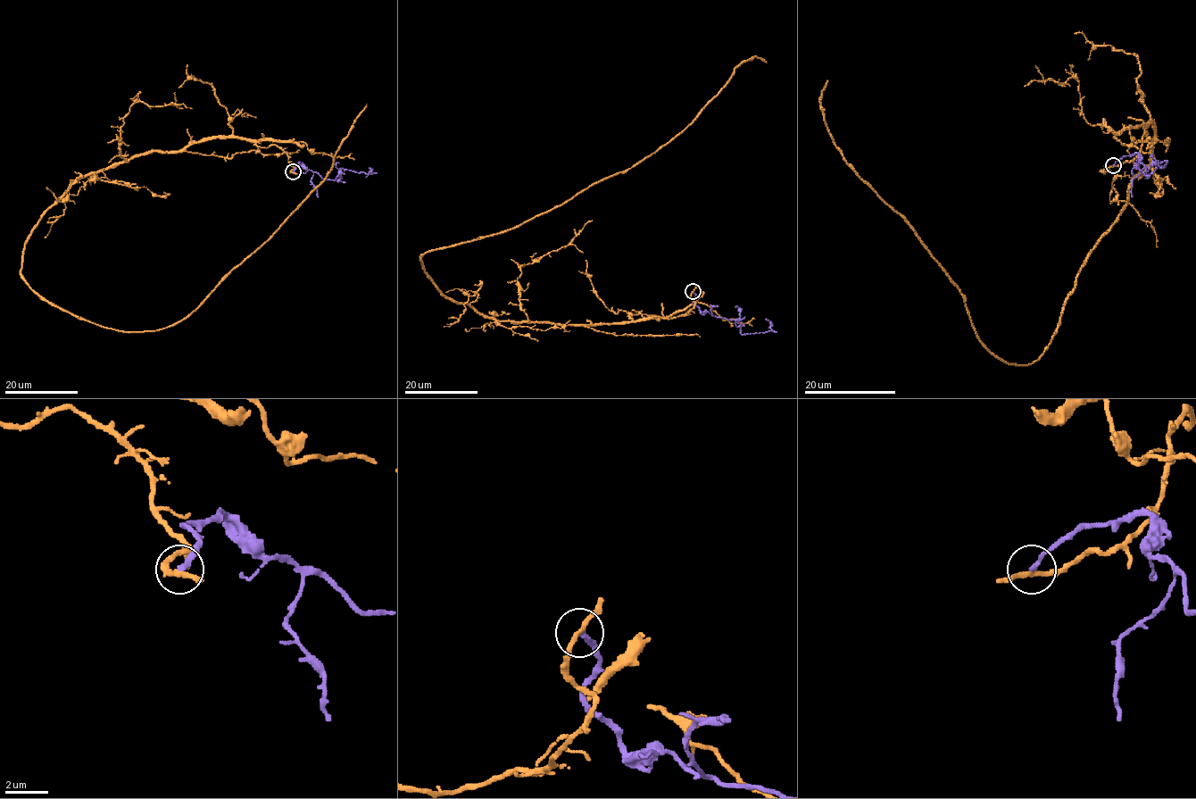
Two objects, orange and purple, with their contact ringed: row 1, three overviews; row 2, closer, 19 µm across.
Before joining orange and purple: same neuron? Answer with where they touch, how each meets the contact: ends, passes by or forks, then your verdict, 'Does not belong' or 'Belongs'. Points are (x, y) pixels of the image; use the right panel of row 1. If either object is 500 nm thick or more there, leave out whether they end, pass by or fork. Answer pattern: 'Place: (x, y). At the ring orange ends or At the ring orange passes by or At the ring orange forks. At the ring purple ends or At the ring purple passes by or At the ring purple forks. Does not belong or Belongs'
Place: (1113, 165). At the ring orange passes by. At the ring purple ends. Does not belong

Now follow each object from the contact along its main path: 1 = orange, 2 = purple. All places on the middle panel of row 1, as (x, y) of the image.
1: (693, 291), (675, 318), (499, 321), (452, 301), (420, 258), (625, 172), (742, 62), (767, 62)
2: (693, 291), (693, 303), (701, 311), (738, 320), (743, 335), (771, 329), (765, 319)

